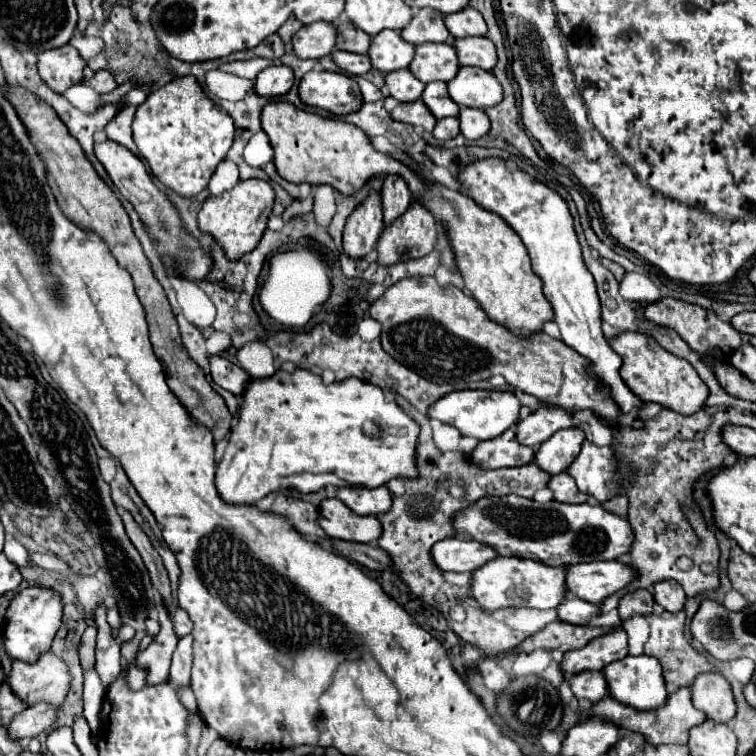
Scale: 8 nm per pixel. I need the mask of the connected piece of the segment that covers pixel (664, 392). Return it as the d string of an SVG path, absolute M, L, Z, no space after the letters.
M627 331L627 333L611 339L609 343L611 343L613 351L623 359L621 377L637 397L641 397L647 403L659 403L681 415L693 415L693 413L701 411L703 403L709 397L709 389L699 379L699 375L689 365L689 361L665 351L655 339L651 339L643 333Z

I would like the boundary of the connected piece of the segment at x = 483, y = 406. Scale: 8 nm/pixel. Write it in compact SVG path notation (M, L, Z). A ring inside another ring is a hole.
M453 391L429 409L429 417L457 427L465 437L477 437L483 441L513 427L519 421L519 409L521 401L511 391Z

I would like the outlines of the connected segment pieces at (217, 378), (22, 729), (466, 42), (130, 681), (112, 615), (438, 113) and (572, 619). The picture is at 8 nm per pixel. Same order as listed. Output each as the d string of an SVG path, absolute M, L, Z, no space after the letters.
M209 357L211 361L211 377L213 381L231 391L233 395L243 395L247 383L251 381L251 377L237 365L233 365L231 361L227 361L225 357Z
M35 703L27 707L23 713L19 713L11 725L9 725L9 735L15 739L21 739L23 743L31 741L37 737L41 731L49 729L55 725L59 707L47 705L47 703Z
M463 37L453 39L453 47L459 53L461 67L481 67L485 71L493 69L497 63L495 45L487 37Z
M131 667L129 673L125 675L127 679L127 687L131 687L133 691L137 689L143 689L145 687L145 677L143 677L143 669L137 669L137 667Z
M113 605L107 612L107 623L111 625L111 637L113 639L117 639L117 633L119 633L119 629L121 629L121 621L119 610L116 605Z
M441 81L429 83L425 85L425 91L421 95L421 101L425 103L425 107L433 113L435 119L443 119L443 117L457 117L459 115L459 105L455 105L449 97L447 97L447 85Z
M569 597L565 599L565 603L557 607L557 611L561 621L583 625L583 623L589 623L593 617L599 617L599 603L589 603L577 597Z

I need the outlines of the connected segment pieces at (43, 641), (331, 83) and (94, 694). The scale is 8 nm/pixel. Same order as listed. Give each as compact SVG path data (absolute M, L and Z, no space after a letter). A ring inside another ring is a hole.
M27 587L23 591L19 591L9 609L7 609L7 625L5 625L5 651L13 657L13 659L21 659L27 663L37 661L43 653L49 651L51 641L55 637L55 633L59 631L61 625L61 617L63 617L63 603L61 603L61 595L51 589L51 587Z
M329 71L307 73L299 83L299 99L309 107L319 107L333 115L349 115L363 105L357 81Z
M95 669L91 671L85 671L85 693L83 693L83 699L85 699L85 719L91 727L91 733L97 735L99 731L99 713L101 713L101 703L103 703L103 687L101 687L101 681L99 681L99 675Z

